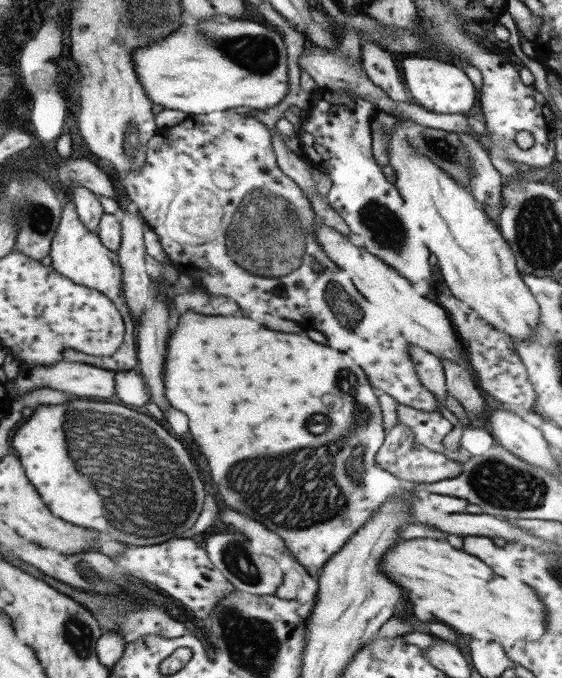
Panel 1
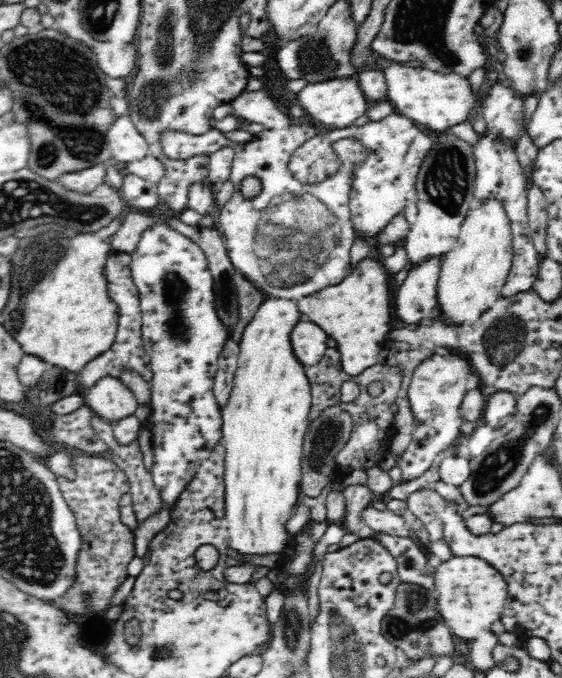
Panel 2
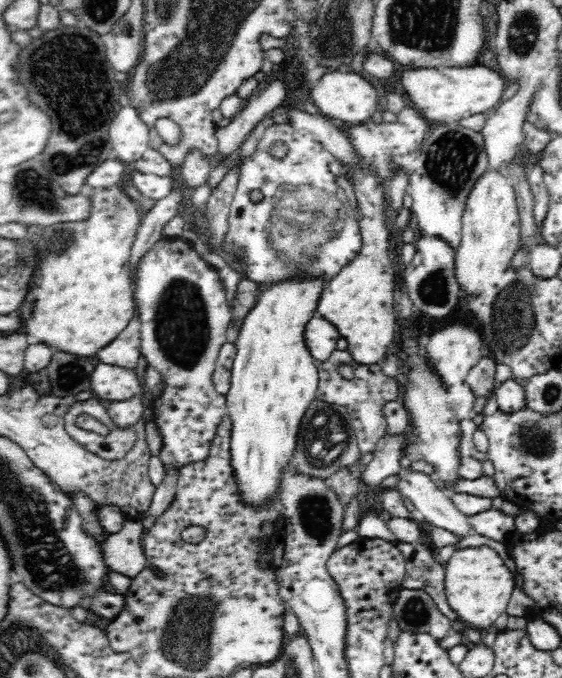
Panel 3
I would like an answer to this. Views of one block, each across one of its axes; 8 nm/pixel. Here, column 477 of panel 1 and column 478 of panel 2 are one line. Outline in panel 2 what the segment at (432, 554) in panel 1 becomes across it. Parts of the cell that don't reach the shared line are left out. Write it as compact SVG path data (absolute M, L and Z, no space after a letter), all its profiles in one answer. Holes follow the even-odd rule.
M454 556L451 560L444 561L444 563L435 570L434 574L434 593L437 599L436 611L457 640L469 643L481 637L492 628L492 624L494 624L495 620L502 617L508 594L507 583L503 575L496 570L494 566L491 566L489 562L484 561L482 558L474 558L472 556L468 558Z

